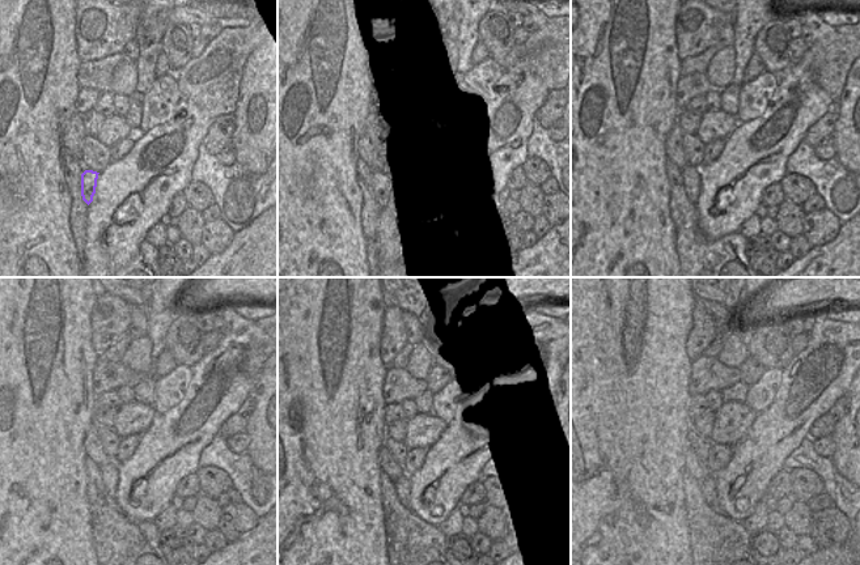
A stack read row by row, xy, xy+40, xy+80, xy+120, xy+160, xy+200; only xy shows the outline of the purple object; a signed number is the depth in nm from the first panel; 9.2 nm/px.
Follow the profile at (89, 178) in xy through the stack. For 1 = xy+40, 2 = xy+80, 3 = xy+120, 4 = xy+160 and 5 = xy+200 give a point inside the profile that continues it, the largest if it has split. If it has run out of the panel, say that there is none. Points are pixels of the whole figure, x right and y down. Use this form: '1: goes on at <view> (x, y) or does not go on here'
1: goes on at xy+40 (385, 198)
2: goes on at xy+80 (691, 181)
3: goes on at xy+120 (109, 472)
4: goes on at xy+160 (406, 479)
5: goes on at xy+200 (707, 485)

